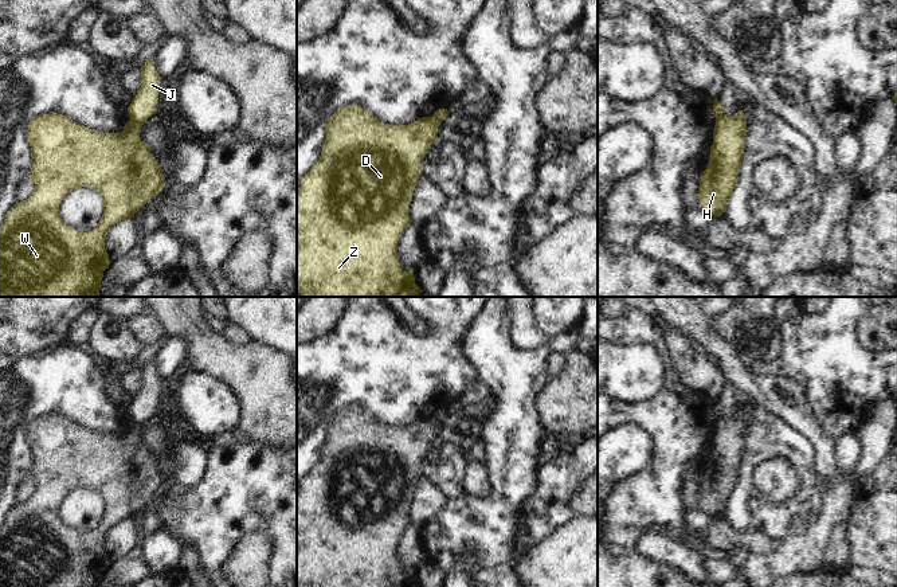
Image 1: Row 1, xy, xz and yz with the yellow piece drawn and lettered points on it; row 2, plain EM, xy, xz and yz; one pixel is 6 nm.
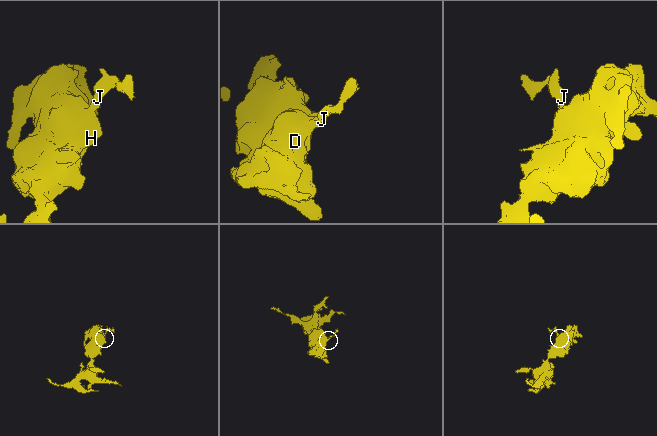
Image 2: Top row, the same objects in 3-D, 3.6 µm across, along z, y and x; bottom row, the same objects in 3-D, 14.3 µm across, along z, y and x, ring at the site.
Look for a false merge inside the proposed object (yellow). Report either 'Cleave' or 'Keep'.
Cleave.

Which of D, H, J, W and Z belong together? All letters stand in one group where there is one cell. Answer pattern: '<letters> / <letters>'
D H W Z / J

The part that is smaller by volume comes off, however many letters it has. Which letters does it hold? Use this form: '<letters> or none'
J

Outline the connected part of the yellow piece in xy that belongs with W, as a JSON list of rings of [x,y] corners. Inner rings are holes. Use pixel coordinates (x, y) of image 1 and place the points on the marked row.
[[[58,113],[31,118],[27,137],[34,153],[30,180],[35,189],[28,199],[16,203],[7,212],[0,226],[0,297],[99,297],[103,271],[110,266],[105,249],[107,231],[132,218],[165,187],[162,169],[152,156],[150,145],[140,140],[141,128],[132,118],[121,133],[89,129]],[[78,187],[97,189],[103,196],[103,215],[89,232],[79,232],[63,223],[58,214],[60,201]]]

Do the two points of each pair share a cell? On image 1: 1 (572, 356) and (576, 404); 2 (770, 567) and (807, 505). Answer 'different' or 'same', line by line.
1: same
2: different

